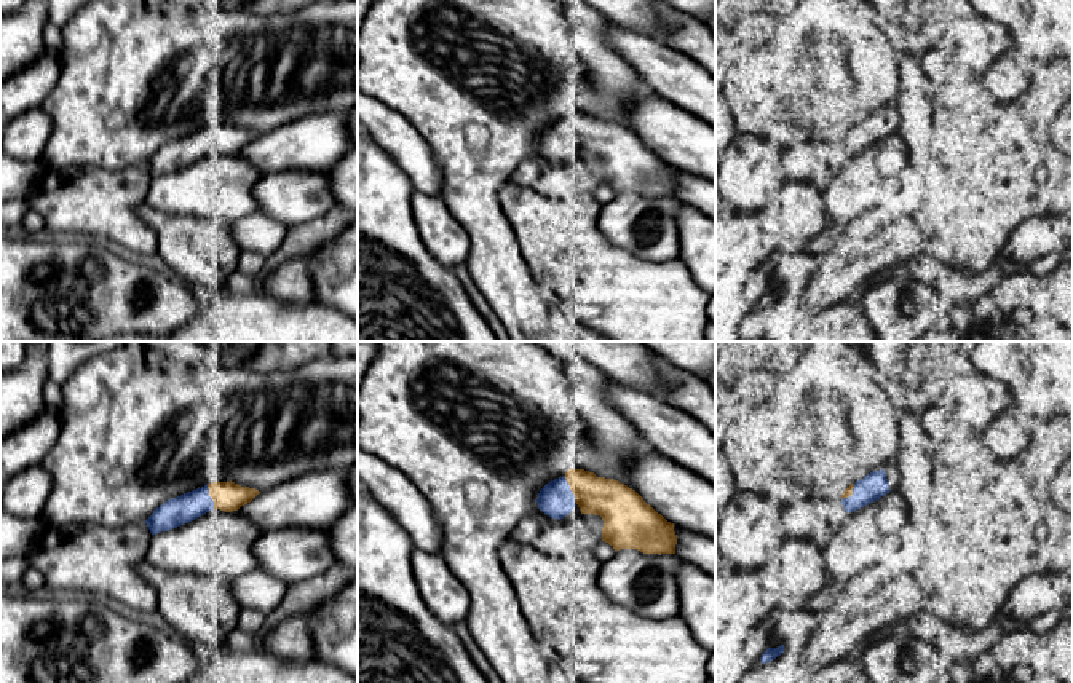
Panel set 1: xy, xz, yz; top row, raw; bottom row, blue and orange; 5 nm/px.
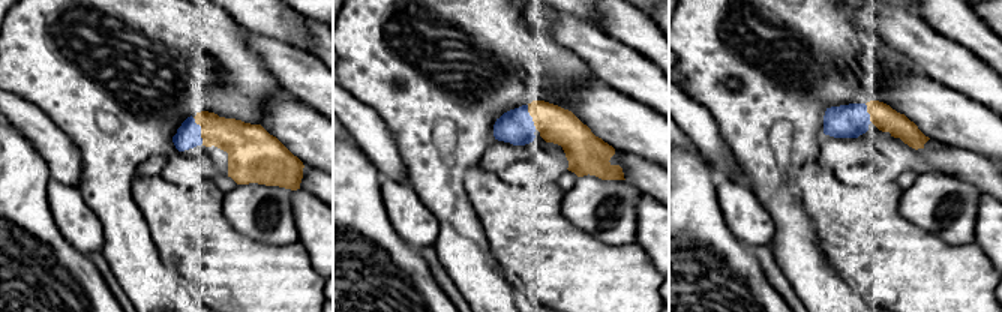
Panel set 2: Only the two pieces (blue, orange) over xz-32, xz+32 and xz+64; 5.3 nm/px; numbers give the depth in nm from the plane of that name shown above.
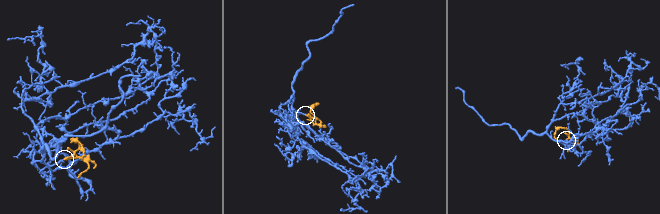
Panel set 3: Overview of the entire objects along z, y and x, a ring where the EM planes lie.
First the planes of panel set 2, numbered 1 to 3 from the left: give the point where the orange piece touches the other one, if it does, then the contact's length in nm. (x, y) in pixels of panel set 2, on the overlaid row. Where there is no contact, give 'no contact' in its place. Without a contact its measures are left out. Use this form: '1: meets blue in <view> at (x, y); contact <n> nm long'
1: meets blue in xz-32 at (200, 131); contact 160 nm long
2: meets blue in xz+32 at (531, 117); contact 140 nm long
3: meets blue in xz+64 at (867, 113); contact 110 nm long

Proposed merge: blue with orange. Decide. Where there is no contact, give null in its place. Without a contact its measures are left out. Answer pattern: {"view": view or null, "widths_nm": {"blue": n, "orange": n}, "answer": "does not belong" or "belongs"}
{"view": "xz", "widths_nm": {"blue": 180, "orange": 200}, "answer": "belongs"}

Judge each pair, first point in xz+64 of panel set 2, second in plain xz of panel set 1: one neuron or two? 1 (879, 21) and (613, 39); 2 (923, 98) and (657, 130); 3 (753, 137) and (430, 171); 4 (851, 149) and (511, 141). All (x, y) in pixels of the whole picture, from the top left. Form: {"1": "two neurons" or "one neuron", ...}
{"1": "one neuron", "2": "one neuron", "3": "two neurons", "4": "two neurons"}

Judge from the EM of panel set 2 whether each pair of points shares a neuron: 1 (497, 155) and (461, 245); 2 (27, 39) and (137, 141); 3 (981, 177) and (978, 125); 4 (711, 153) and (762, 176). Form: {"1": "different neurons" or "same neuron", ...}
{"1": "different neurons", "2": "same neuron", "3": "different neurons", "4": "different neurons"}

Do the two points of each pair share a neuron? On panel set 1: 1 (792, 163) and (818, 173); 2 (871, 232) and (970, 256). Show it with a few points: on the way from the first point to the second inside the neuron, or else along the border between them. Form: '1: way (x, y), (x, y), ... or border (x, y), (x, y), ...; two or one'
1: way (799, 163), (811, 166); one
2: border (915, 222), (923, 232); two

